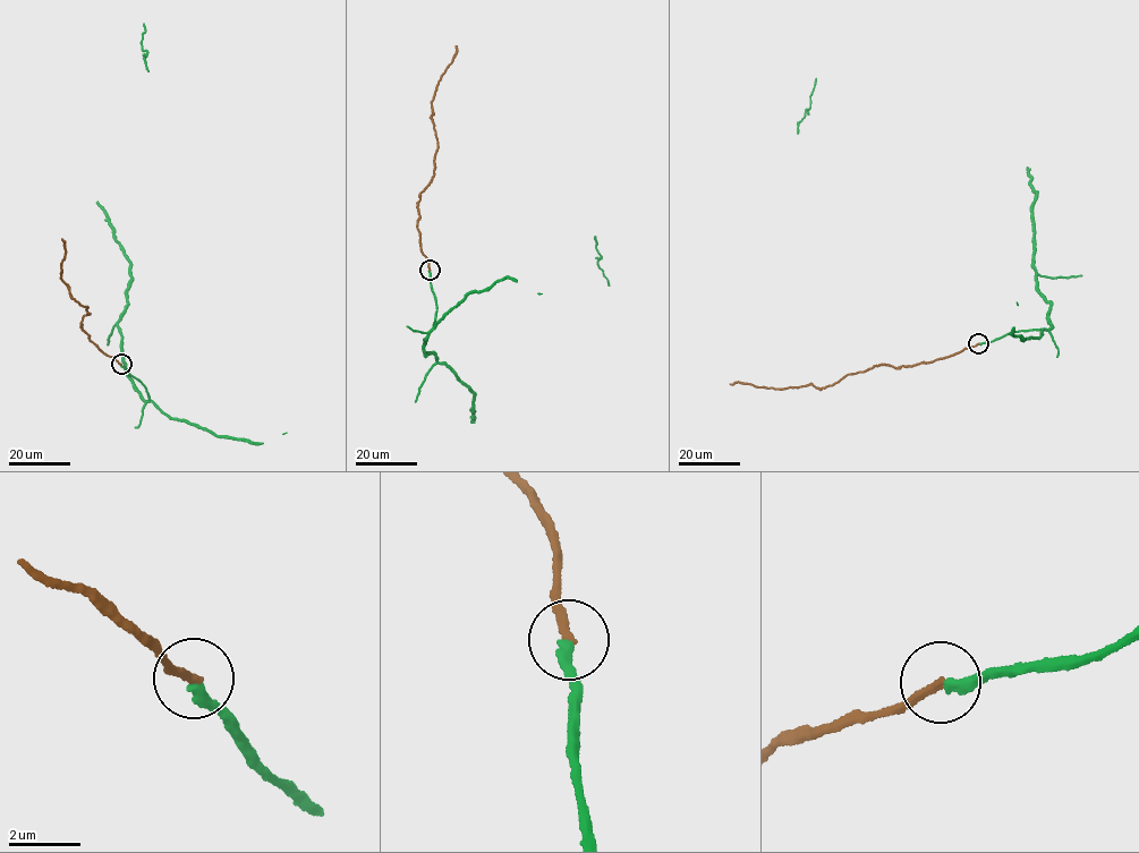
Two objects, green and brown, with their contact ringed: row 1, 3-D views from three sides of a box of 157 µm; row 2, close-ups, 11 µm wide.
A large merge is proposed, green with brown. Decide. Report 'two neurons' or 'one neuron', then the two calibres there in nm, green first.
one neuron; calibres 320 and 240 nm

